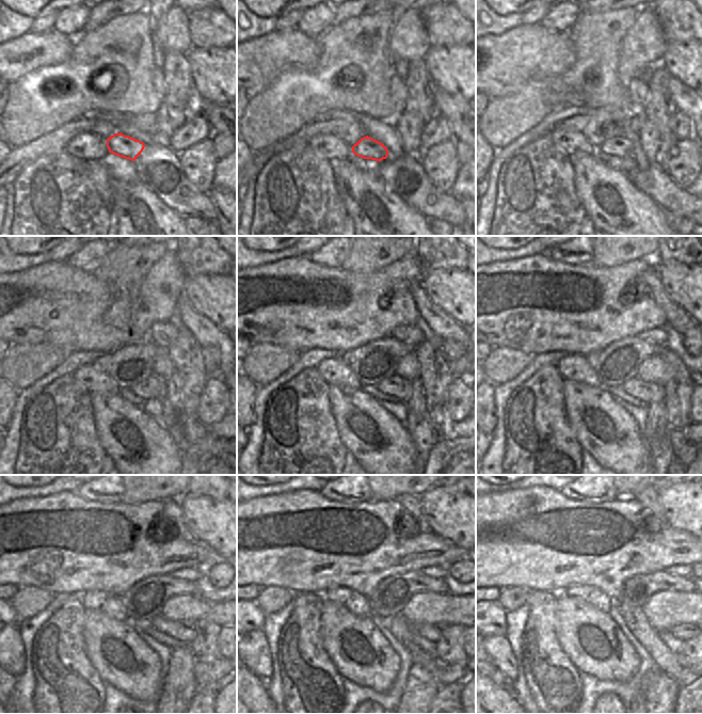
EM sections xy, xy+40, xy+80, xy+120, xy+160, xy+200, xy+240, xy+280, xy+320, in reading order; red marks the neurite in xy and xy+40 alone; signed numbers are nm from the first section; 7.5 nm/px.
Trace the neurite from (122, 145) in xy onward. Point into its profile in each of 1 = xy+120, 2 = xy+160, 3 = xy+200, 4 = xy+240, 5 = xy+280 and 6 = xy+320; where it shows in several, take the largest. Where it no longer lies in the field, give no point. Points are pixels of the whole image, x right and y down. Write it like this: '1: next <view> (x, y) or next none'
1: next xy+120 (154, 386)
2: next xy+160 (396, 386)
3: next xy+200 (642, 391)
4: next xy+240 (178, 631)
5: next xy+280 (429, 632)
6: next xy+320 (684, 632)

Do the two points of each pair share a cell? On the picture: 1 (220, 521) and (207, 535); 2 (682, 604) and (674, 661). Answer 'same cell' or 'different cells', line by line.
1: same cell
2: different cells

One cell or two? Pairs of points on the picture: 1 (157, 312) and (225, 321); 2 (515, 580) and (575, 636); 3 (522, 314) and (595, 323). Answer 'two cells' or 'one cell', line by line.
1: two cells
2: two cells
3: one cell

